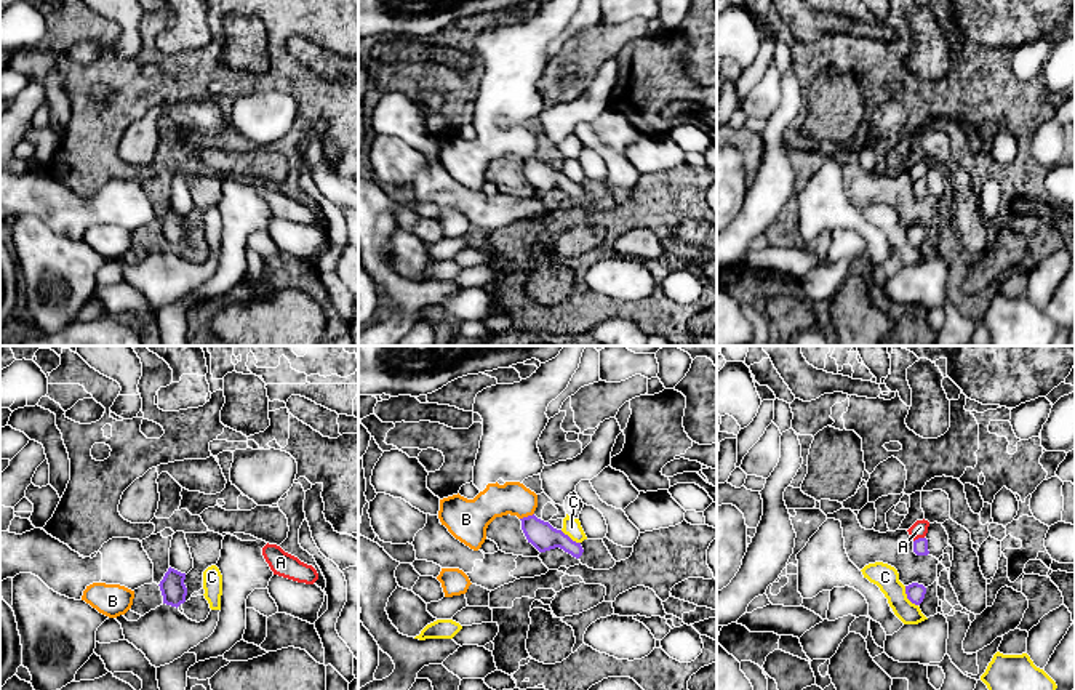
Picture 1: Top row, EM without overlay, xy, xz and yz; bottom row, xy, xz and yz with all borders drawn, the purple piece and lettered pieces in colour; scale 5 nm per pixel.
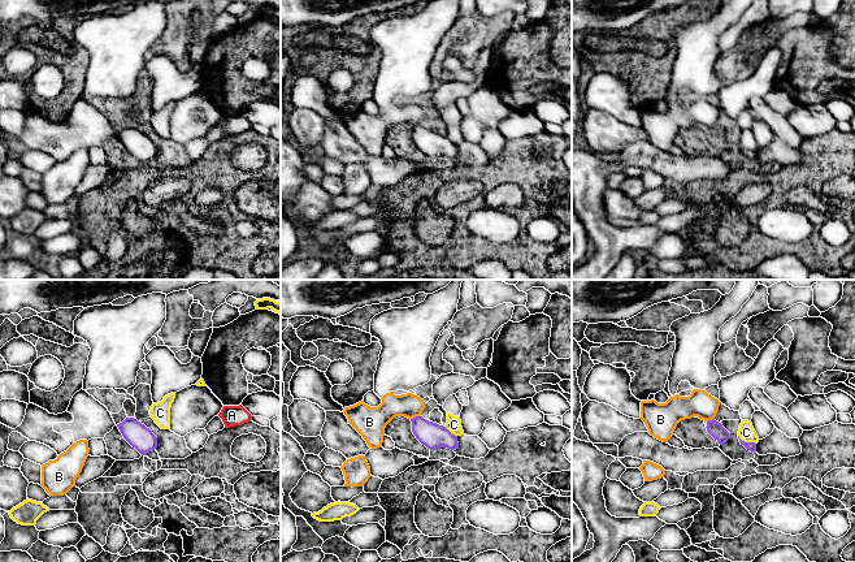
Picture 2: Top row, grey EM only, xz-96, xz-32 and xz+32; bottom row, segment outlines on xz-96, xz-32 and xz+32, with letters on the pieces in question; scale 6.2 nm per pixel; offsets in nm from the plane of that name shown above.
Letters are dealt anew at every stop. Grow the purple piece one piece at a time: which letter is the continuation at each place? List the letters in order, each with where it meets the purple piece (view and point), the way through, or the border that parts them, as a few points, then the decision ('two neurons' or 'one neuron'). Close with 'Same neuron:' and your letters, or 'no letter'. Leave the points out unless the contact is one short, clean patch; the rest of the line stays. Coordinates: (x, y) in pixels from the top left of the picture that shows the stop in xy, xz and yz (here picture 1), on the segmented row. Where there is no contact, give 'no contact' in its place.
A: yz (919, 538) | two neurons
B: xz (528, 516) | along xz (533, 513), (520, 519) | two neurons
C: yz (907, 597) | along yz (904, 586), (906, 596), (917, 605) | two neurons
Same neuron: no letter

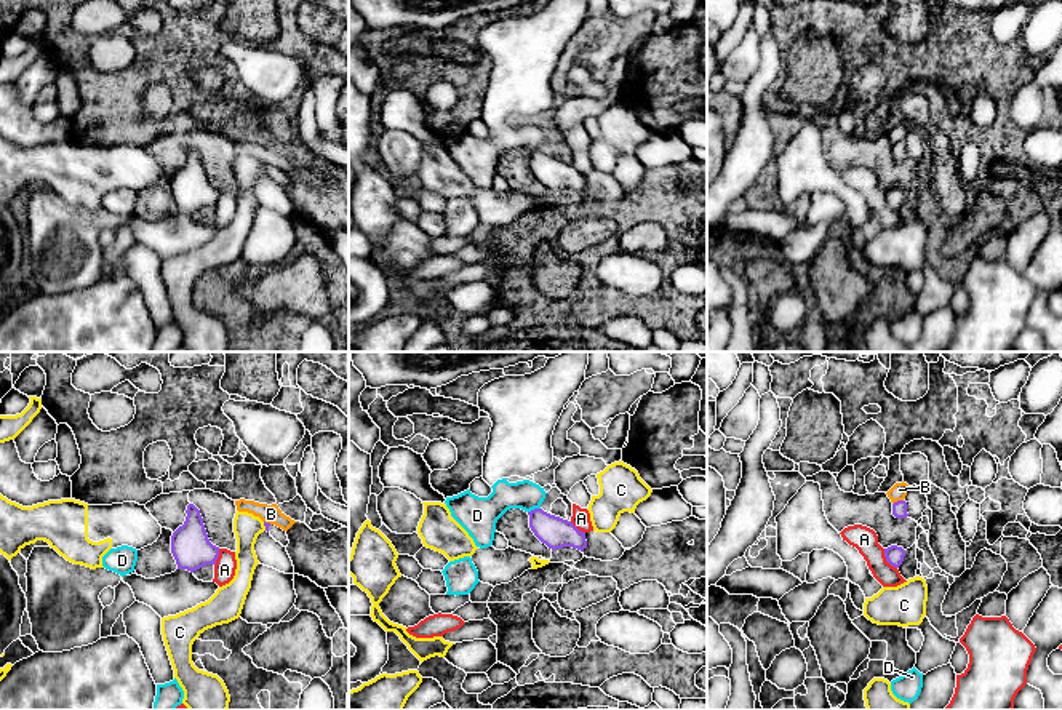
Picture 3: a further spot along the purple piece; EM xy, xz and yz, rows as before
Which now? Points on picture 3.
A: yz (886, 560) | along yz (883, 549), (885, 558), (896, 568) | two neurons
B: yz (898, 501) | two neurons
C: xy (264, 525) | along xy (263, 522), (266, 530) | two neurons
D: xz (534, 509) | along xz (539, 507), (528, 512) | two neurons
Same neuron: no letter

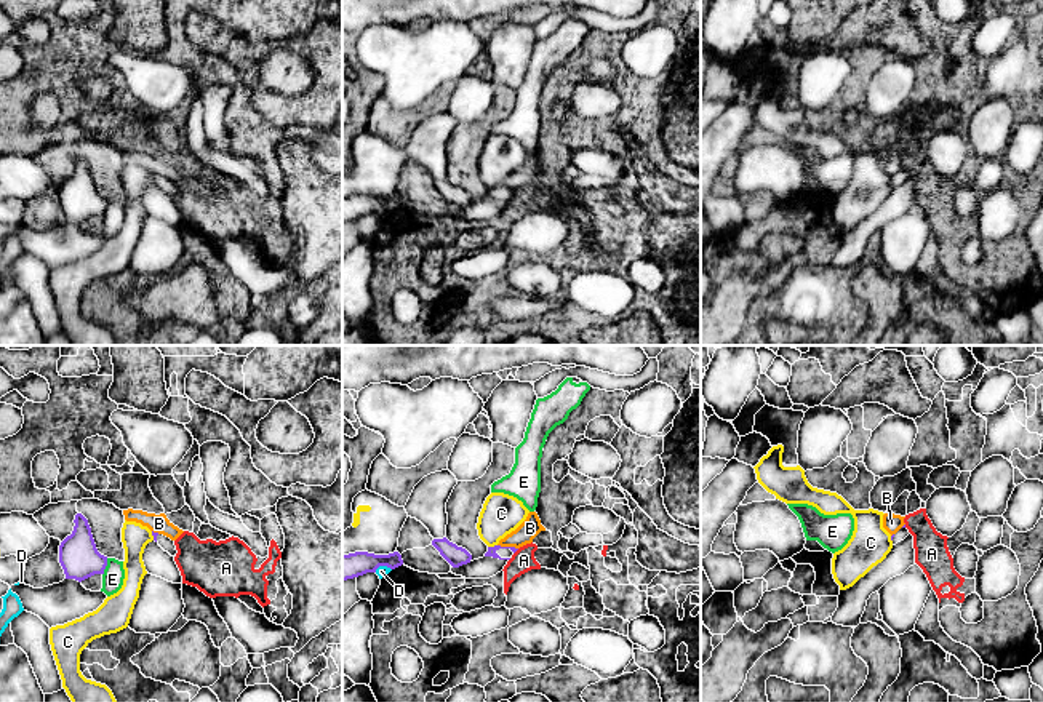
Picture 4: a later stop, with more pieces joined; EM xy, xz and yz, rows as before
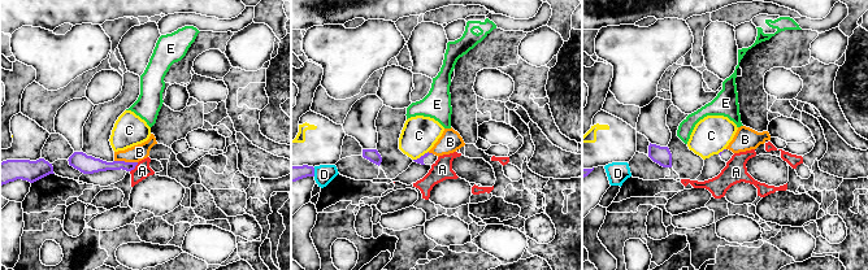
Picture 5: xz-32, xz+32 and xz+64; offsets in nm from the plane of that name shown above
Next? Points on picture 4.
A: xz (515, 550) | along xz (519, 549), (514, 554) | two neurons
B: xz (507, 547) | two neurons
C: xz (491, 547) | two neurons
D: xz (383, 565) | along xz (391, 568), (379, 566), (375, 571) | two neurons
E: xy (106, 565) | along xy (107, 558), (103, 574) | two neurons
Same neuron: no letter

